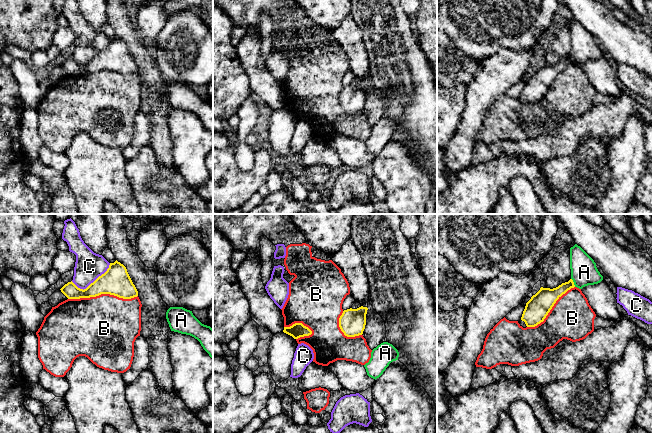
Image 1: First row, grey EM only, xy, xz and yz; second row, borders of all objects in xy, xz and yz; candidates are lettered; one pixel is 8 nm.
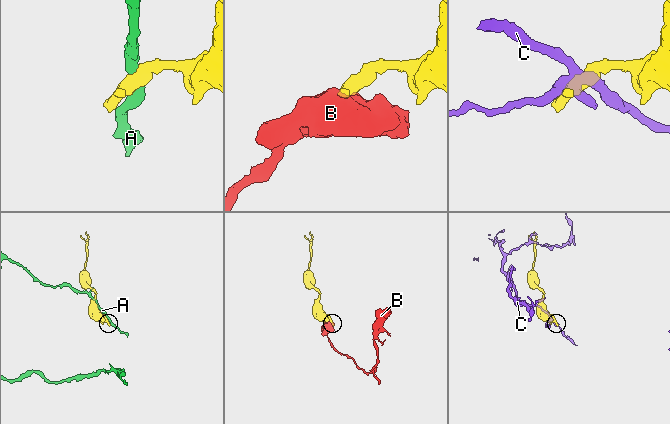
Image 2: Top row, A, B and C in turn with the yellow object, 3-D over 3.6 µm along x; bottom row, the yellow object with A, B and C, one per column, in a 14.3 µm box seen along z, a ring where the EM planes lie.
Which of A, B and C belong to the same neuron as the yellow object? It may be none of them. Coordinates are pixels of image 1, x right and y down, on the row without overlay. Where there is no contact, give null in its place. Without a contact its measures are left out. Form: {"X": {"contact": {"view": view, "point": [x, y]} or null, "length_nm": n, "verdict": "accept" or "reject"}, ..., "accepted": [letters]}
{"A": {"contact": {"view": "yz", "point": [573, 58]}, "length_nm": 80, "verdict": "reject"}, "B": {"contact": {"view": "xy", "point": [102, 69]}, "length_nm": 550, "verdict": "reject"}, "C": {"contact": {"view": "xy", "point": [93, 58]}, "length_nm": 360, "verdict": "reject"}, "accepted": []}

